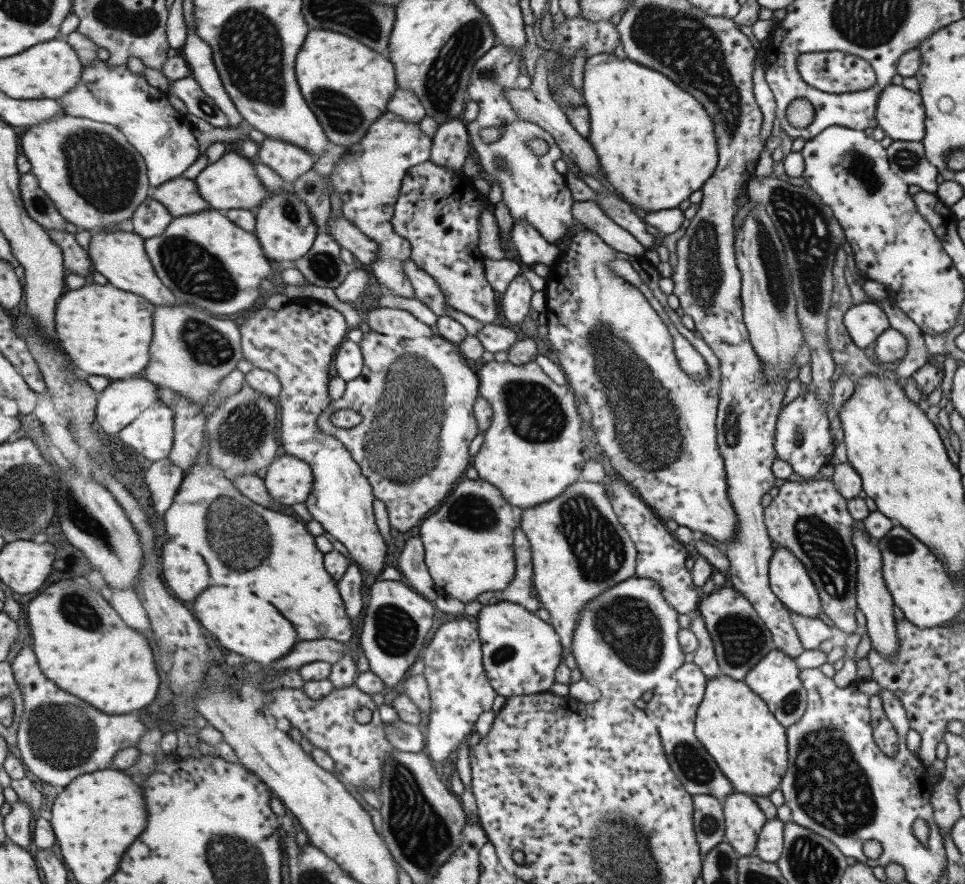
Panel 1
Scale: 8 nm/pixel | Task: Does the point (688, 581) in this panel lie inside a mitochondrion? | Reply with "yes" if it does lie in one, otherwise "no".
no

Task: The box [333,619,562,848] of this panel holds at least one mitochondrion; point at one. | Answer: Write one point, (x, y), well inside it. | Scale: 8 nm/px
(504, 654)

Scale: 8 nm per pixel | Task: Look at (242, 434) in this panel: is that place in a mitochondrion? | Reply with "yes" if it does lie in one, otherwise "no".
yes

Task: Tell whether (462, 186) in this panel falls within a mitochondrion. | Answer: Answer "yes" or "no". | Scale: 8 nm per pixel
no

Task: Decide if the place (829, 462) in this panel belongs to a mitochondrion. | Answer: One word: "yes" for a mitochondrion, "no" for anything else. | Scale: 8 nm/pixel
no

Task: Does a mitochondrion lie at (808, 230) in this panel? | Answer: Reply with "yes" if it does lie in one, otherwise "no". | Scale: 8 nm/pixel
yes

